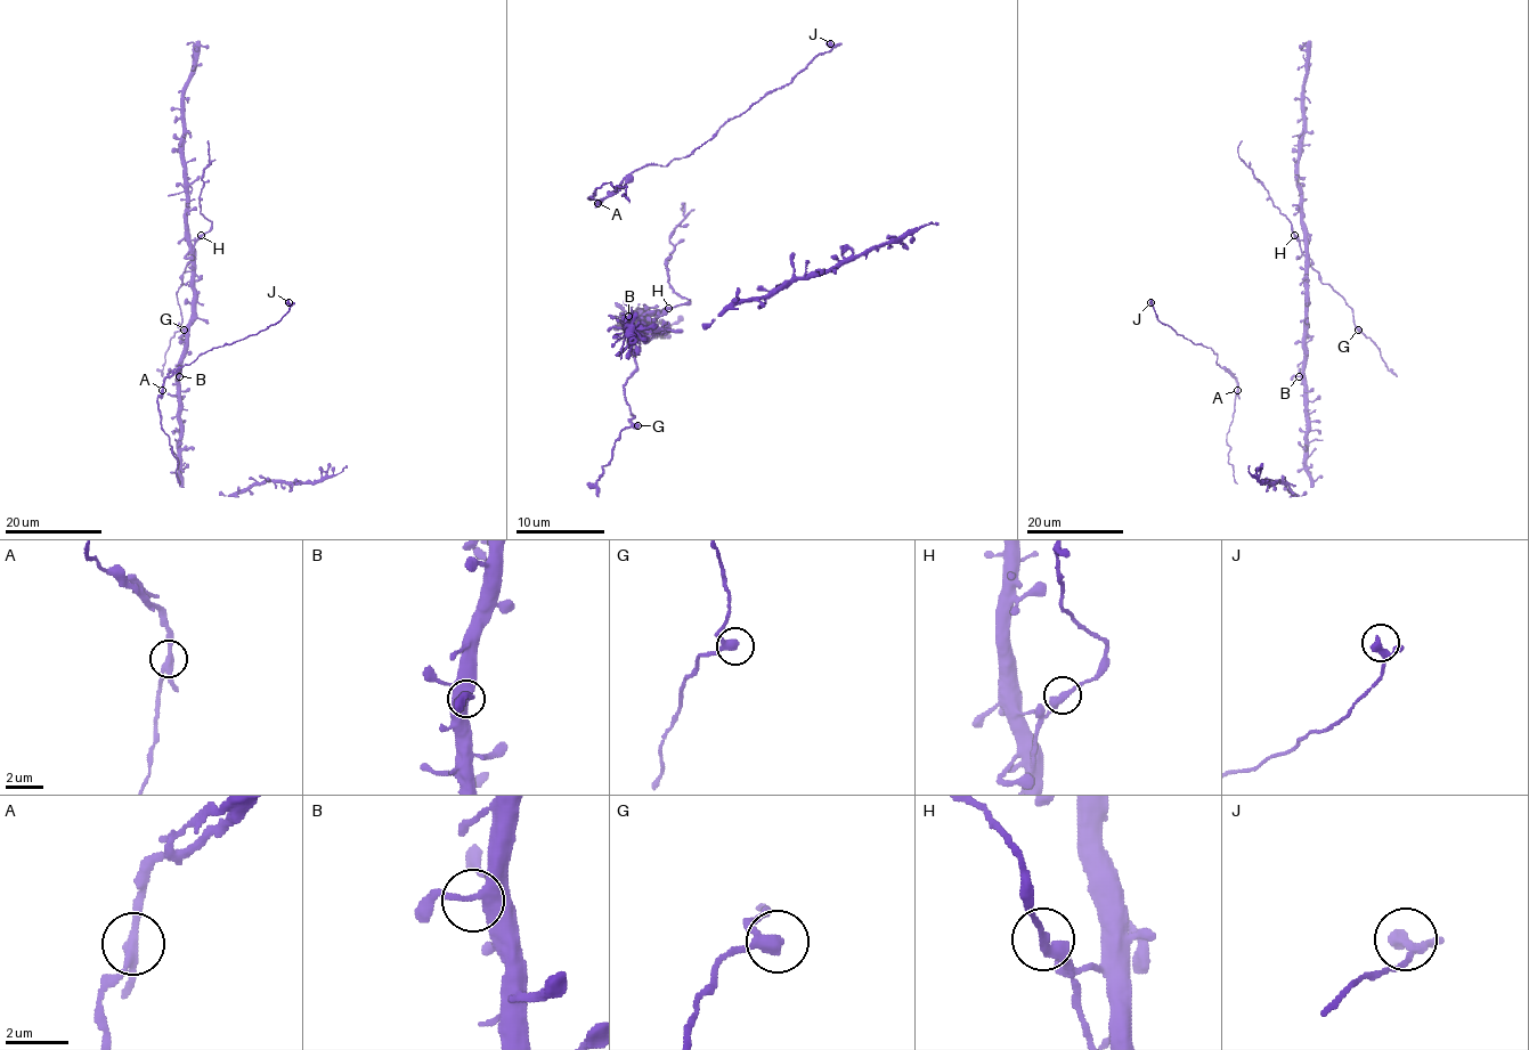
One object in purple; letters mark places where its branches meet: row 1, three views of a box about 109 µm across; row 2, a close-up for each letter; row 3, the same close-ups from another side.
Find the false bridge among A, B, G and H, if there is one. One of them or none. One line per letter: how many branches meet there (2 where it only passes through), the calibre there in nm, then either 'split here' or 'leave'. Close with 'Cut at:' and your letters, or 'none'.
A: 3 branches meet; 260 nm thick; split here
B: 2 branches meet; 360 nm thick; leave
G: 2 branches meet; 360 nm thick; leave
H: 2 branches meet; 320 nm thick; leave
Cut at: A

